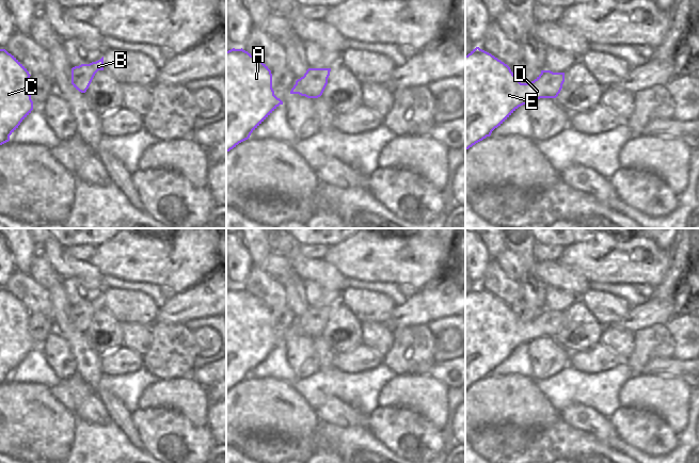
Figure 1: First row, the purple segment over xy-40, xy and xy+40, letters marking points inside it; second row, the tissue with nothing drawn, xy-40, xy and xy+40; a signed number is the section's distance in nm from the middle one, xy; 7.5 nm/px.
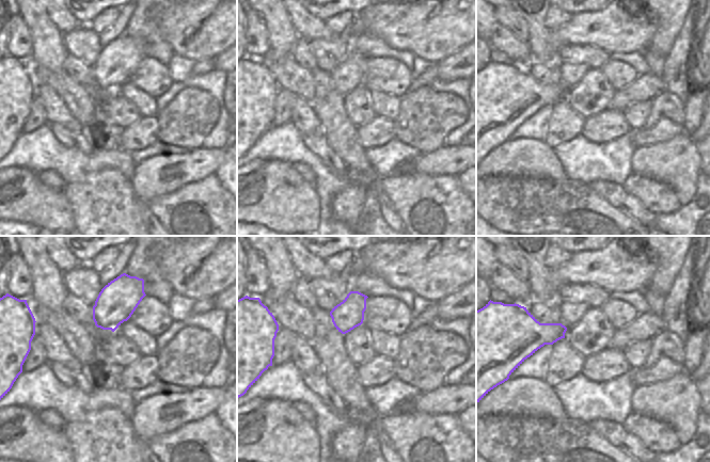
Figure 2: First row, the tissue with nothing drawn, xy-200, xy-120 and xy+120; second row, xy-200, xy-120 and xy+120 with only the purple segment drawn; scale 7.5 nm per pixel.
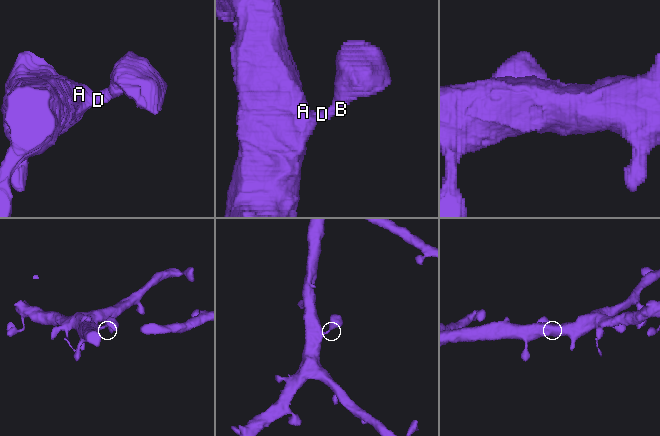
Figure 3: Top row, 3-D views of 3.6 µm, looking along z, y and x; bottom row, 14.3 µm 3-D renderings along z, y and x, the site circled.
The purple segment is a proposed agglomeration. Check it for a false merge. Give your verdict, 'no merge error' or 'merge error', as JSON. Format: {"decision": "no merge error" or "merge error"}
{"decision": "no merge error"}

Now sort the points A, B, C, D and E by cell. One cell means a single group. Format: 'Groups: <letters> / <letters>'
Groups: A B C D E.

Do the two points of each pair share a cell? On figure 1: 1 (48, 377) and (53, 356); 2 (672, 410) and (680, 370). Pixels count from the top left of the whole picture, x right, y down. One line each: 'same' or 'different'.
1: different
2: different

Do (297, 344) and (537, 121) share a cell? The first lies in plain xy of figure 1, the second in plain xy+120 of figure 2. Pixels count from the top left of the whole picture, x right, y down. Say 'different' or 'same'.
different

